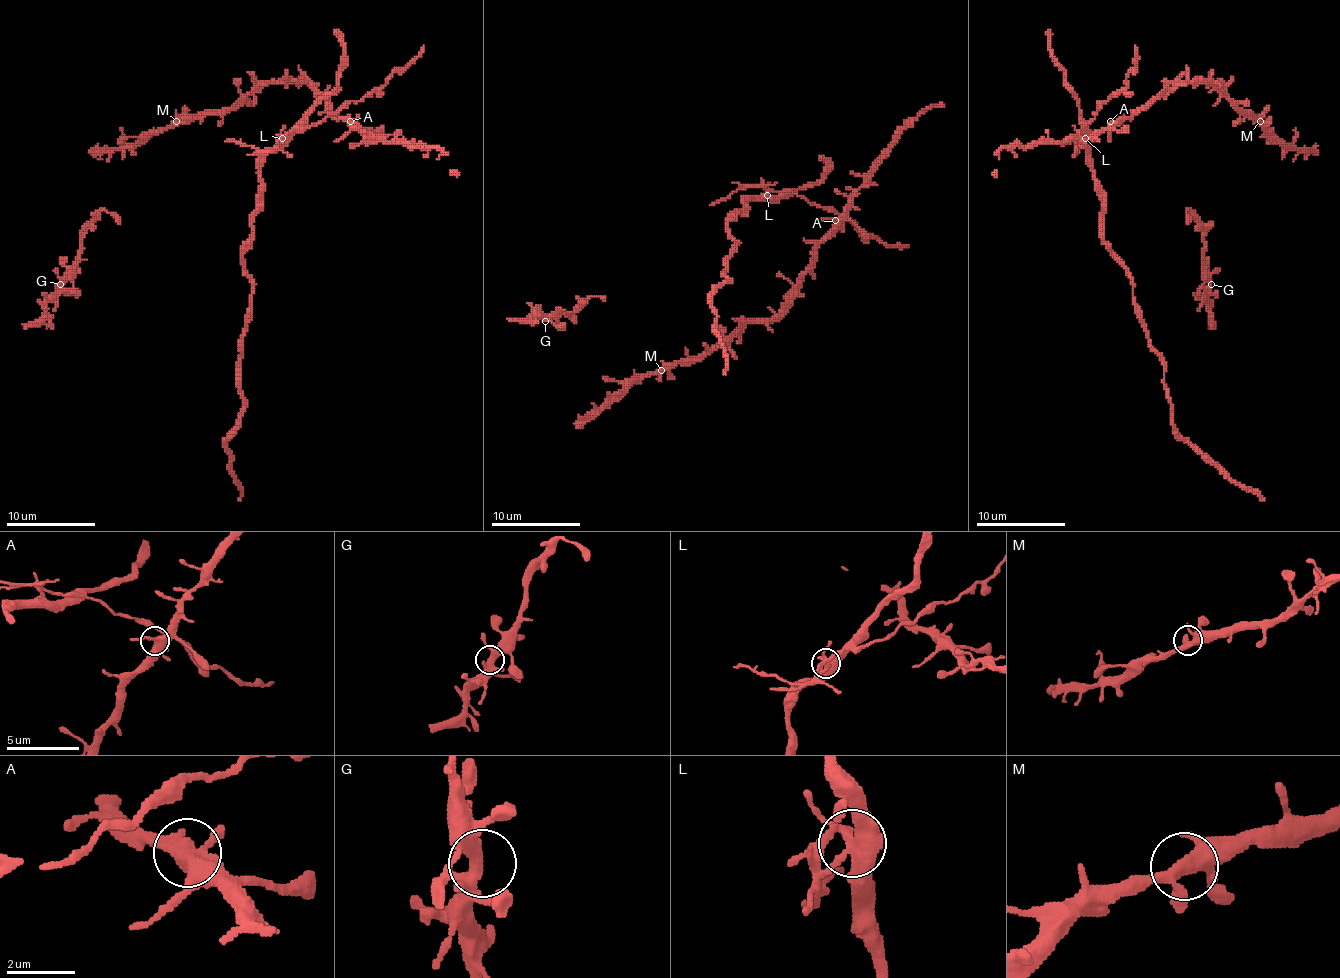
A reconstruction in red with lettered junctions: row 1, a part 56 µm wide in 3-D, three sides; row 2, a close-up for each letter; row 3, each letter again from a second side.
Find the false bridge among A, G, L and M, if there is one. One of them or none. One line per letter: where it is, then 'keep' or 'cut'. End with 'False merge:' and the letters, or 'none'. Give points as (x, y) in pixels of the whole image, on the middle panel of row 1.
A: place (835, 220); keep
G: place (545, 321); keep
L: place (767, 195); cut
M: place (661, 370); keep
False merge: L

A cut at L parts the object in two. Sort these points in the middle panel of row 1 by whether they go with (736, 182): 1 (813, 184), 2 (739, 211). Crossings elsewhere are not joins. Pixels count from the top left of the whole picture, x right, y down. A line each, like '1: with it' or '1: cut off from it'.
1: cut off from it
2: cut off from it

